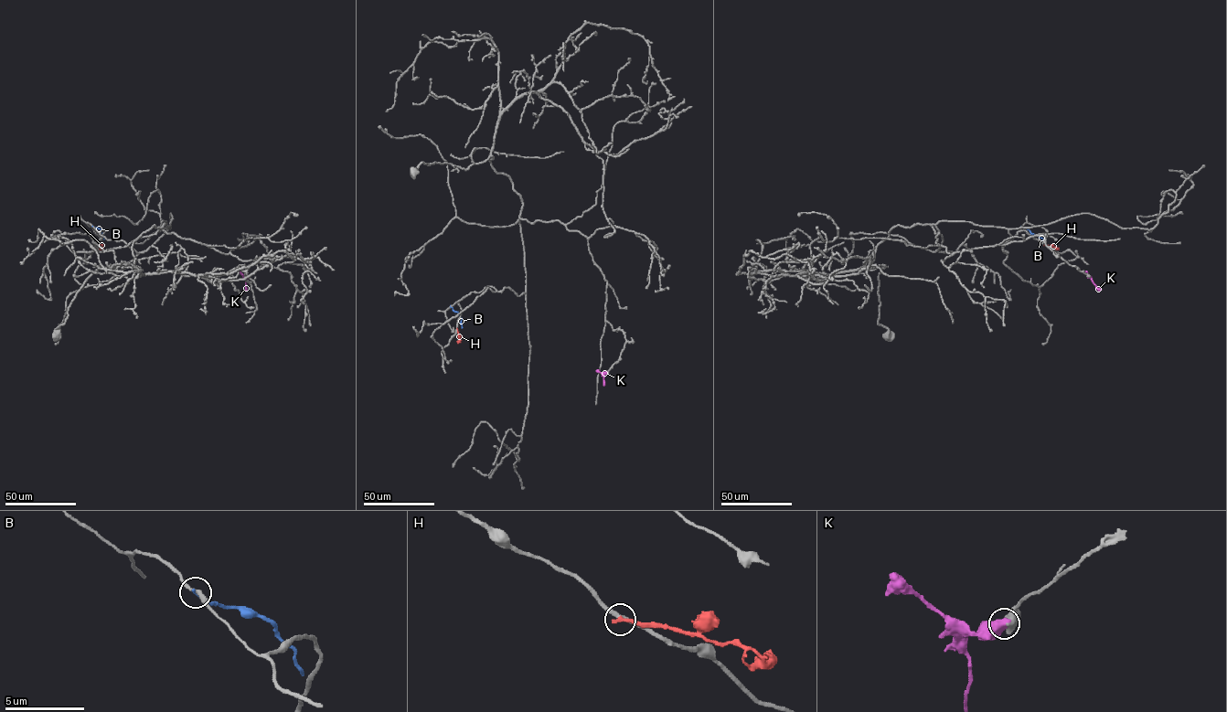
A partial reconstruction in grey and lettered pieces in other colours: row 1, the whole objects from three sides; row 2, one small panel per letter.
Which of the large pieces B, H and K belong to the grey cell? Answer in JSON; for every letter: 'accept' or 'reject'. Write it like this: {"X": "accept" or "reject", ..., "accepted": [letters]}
{"B": "reject", "H": "reject", "K": "reject", "accepted": []}

